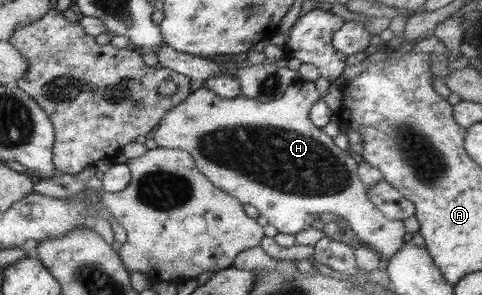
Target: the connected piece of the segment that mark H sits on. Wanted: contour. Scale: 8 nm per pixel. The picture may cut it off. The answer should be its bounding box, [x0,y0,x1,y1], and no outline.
[149,80,405,258]

